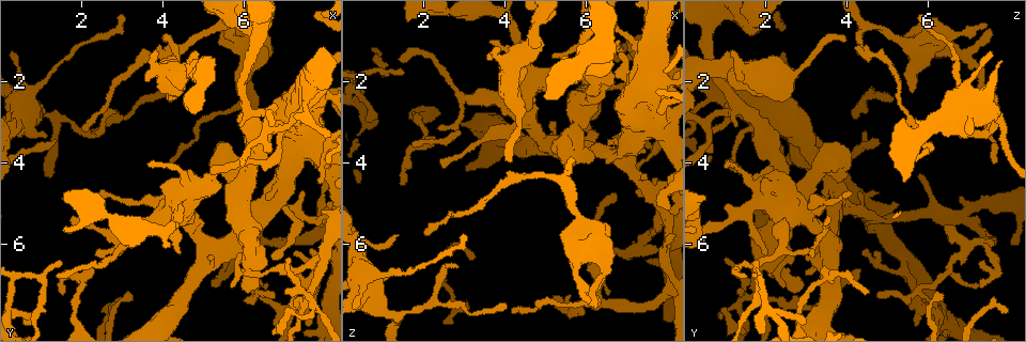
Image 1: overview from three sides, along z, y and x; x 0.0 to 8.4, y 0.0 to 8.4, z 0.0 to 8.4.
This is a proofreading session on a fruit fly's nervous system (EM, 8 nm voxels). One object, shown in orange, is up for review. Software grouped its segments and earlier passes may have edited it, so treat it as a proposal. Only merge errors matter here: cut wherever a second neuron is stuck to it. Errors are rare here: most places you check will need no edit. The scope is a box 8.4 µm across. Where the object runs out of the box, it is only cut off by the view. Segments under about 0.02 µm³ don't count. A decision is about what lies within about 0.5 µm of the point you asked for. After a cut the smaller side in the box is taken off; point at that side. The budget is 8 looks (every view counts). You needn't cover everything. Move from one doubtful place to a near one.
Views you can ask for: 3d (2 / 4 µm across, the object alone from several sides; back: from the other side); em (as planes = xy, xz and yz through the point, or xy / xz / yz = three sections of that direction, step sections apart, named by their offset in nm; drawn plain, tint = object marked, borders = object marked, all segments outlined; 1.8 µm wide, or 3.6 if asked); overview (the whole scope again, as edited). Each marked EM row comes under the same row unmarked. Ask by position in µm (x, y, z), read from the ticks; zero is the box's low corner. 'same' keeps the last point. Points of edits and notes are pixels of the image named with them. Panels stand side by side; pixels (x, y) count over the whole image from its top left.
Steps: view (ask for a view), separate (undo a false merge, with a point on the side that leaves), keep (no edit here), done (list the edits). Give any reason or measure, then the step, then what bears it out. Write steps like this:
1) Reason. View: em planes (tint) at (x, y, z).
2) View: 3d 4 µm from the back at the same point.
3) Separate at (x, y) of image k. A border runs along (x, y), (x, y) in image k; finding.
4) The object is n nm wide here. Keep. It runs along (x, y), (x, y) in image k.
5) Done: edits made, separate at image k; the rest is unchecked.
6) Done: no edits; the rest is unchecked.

View: em yz step 8 (tint) at (6.70, 3.15, 0.60).

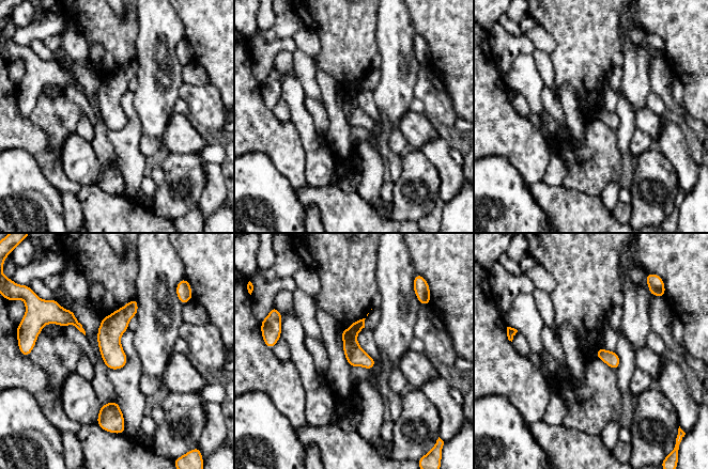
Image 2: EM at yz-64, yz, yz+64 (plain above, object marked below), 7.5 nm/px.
View: em xz step 4 (tint) at the same point.

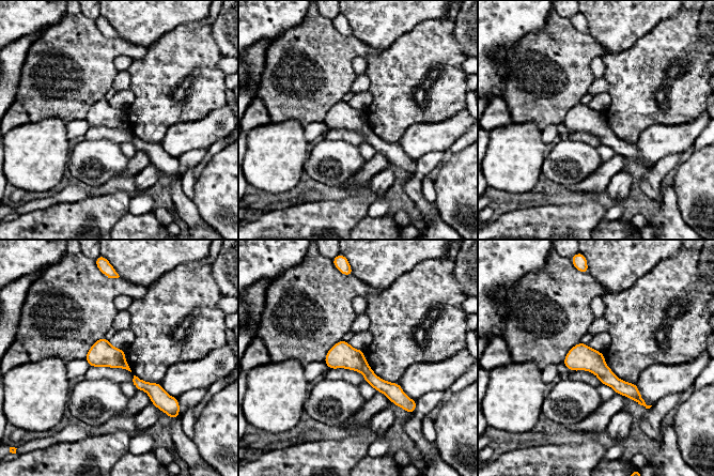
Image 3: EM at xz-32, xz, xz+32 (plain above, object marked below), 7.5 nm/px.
The object is 190 nm wide here. Keep. All the same neuron.

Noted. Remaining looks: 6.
Three-way junction. View: em planes (borders) at (6.35, 6.50, 2.10).

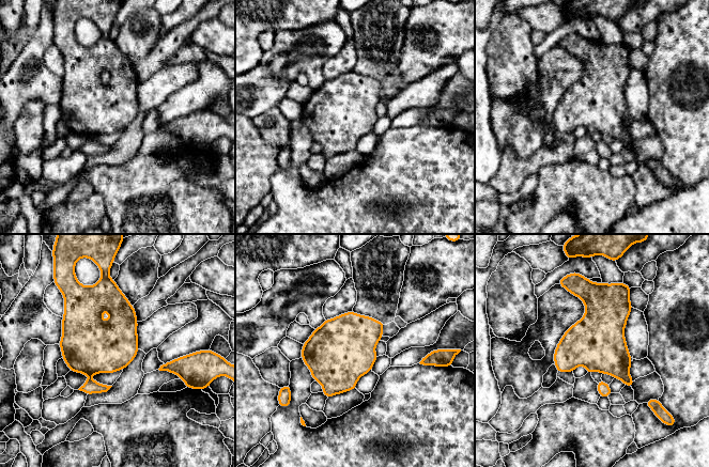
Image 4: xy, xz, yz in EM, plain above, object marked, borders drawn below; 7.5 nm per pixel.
Keep. All the same neuron.

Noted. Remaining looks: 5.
Sharp bend. View: em 3.6 µm xz step 16 (tint) at (4.35, 5.00, 1.90).

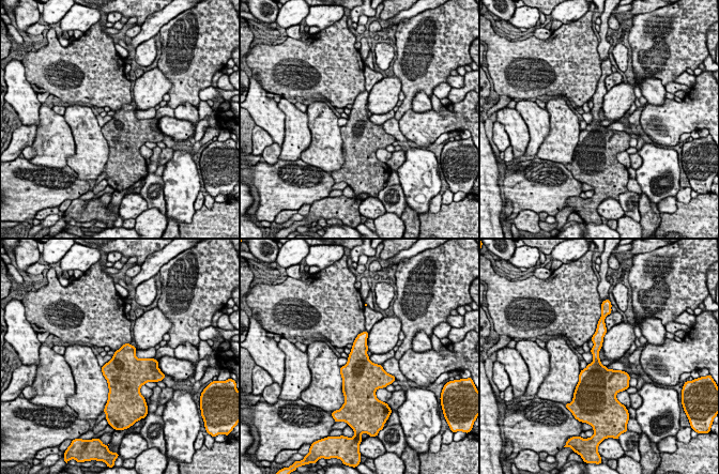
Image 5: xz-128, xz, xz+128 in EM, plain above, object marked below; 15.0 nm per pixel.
View: em 3.6 µm planes (borders) at the same point.

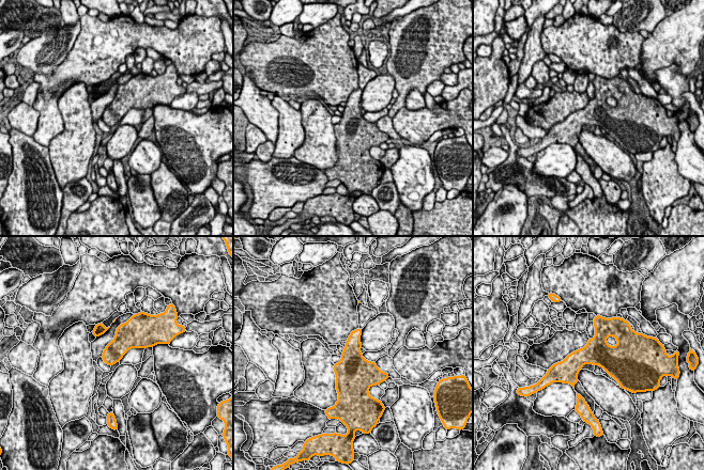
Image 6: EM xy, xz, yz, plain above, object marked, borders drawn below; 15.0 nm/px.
The object is 300 nm wide here. Keep. One neuron here.

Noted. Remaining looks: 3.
Done: no edits; the rest is unchecked.

